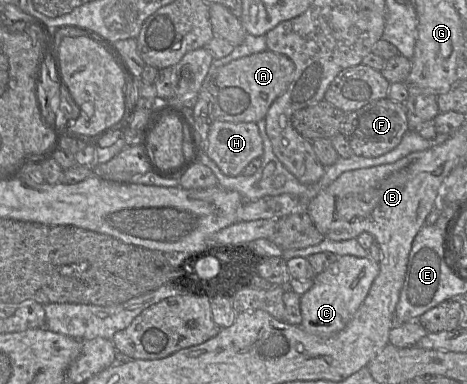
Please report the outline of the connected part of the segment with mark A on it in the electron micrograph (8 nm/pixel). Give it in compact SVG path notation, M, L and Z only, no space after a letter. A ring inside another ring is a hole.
M265 50L229 62L220 67L214 76L207 74L198 96L211 104L215 120L257 123L265 118L271 104L286 91L294 70L295 65L289 57Z

